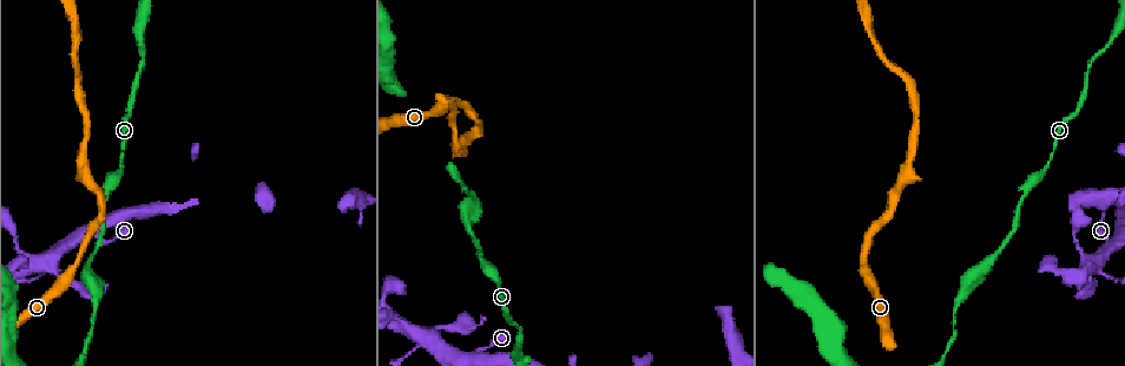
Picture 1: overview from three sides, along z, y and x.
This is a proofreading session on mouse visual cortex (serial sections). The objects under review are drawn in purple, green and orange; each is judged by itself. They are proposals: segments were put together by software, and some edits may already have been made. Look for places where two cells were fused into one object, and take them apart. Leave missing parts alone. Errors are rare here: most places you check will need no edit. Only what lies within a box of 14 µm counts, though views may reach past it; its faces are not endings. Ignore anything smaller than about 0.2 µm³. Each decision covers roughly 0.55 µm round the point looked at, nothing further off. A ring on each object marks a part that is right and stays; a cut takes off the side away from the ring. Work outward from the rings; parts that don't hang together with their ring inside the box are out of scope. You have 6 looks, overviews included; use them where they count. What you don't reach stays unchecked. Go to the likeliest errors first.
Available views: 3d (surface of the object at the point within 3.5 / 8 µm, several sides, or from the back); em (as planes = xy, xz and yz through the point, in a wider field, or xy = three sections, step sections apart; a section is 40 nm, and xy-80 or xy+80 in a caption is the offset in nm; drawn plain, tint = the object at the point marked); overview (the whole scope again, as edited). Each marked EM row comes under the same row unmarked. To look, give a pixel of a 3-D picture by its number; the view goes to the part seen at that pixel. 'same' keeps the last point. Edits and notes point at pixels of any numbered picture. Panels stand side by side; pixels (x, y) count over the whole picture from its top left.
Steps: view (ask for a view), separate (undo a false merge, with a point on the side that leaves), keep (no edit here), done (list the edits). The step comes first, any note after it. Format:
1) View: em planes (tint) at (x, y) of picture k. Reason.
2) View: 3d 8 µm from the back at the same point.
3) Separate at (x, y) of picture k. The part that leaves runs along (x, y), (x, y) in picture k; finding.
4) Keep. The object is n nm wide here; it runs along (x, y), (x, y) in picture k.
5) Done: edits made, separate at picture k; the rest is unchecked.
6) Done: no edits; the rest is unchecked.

View: 3d 3.5 µm at (103, 242) of picture 1. Sudden change in width.

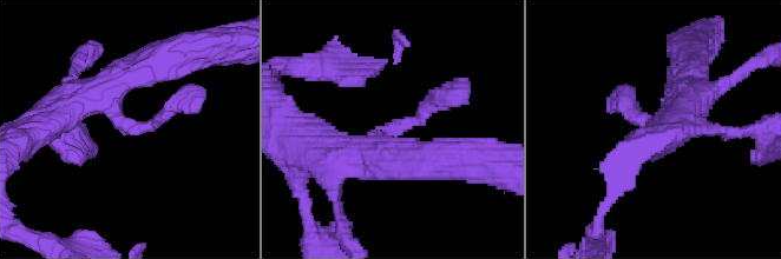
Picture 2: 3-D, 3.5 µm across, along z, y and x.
View: em xy step 5 (tint) at (386, 133) of picture 2.

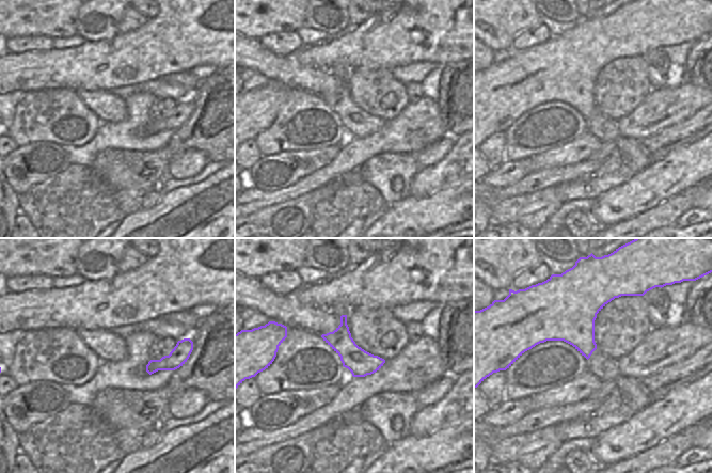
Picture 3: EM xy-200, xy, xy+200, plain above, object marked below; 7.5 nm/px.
Keep. It runs along (442, 97), (366, 151), (322, 154) in picture 2; all the same cell.

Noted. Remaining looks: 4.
View: 3d 8 µm from the back at (1028, 191) of picture 1. Calibre changes.

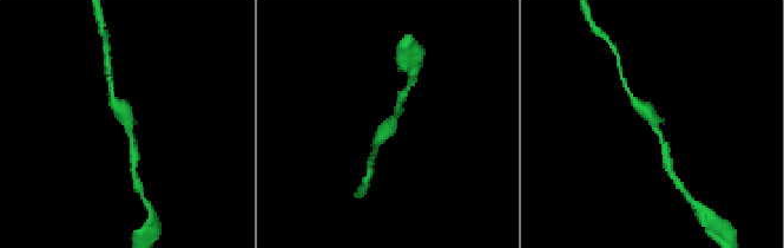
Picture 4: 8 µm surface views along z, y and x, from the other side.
View: 3d 3.5 µm at (393, 123) of picture 4. Zoom in.

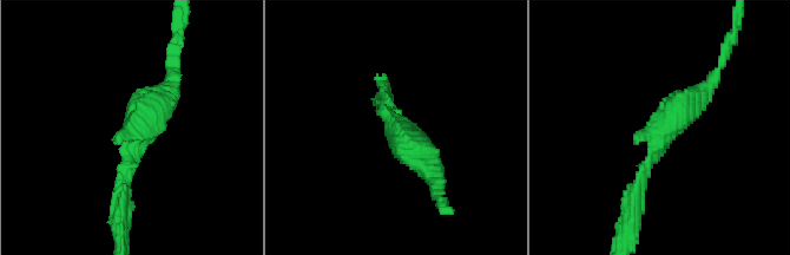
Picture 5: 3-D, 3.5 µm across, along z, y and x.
View: em xy step 5 (tint) at (397, 129) of picture 5. The arms are 200, 350 nm wide; now the EM.

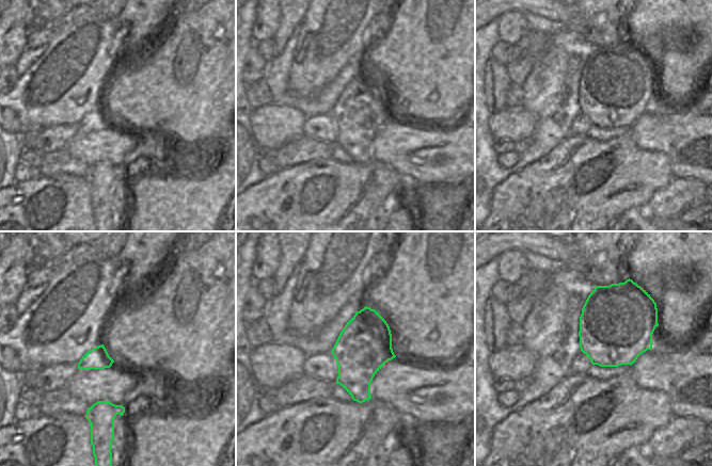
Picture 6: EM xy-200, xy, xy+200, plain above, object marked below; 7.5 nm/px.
Keep. It runs along (704, 90), (658, 137), (631, 214) in picture 5; continuous, no second cell.

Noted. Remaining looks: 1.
Done: no edits; the rest is unchecked.

